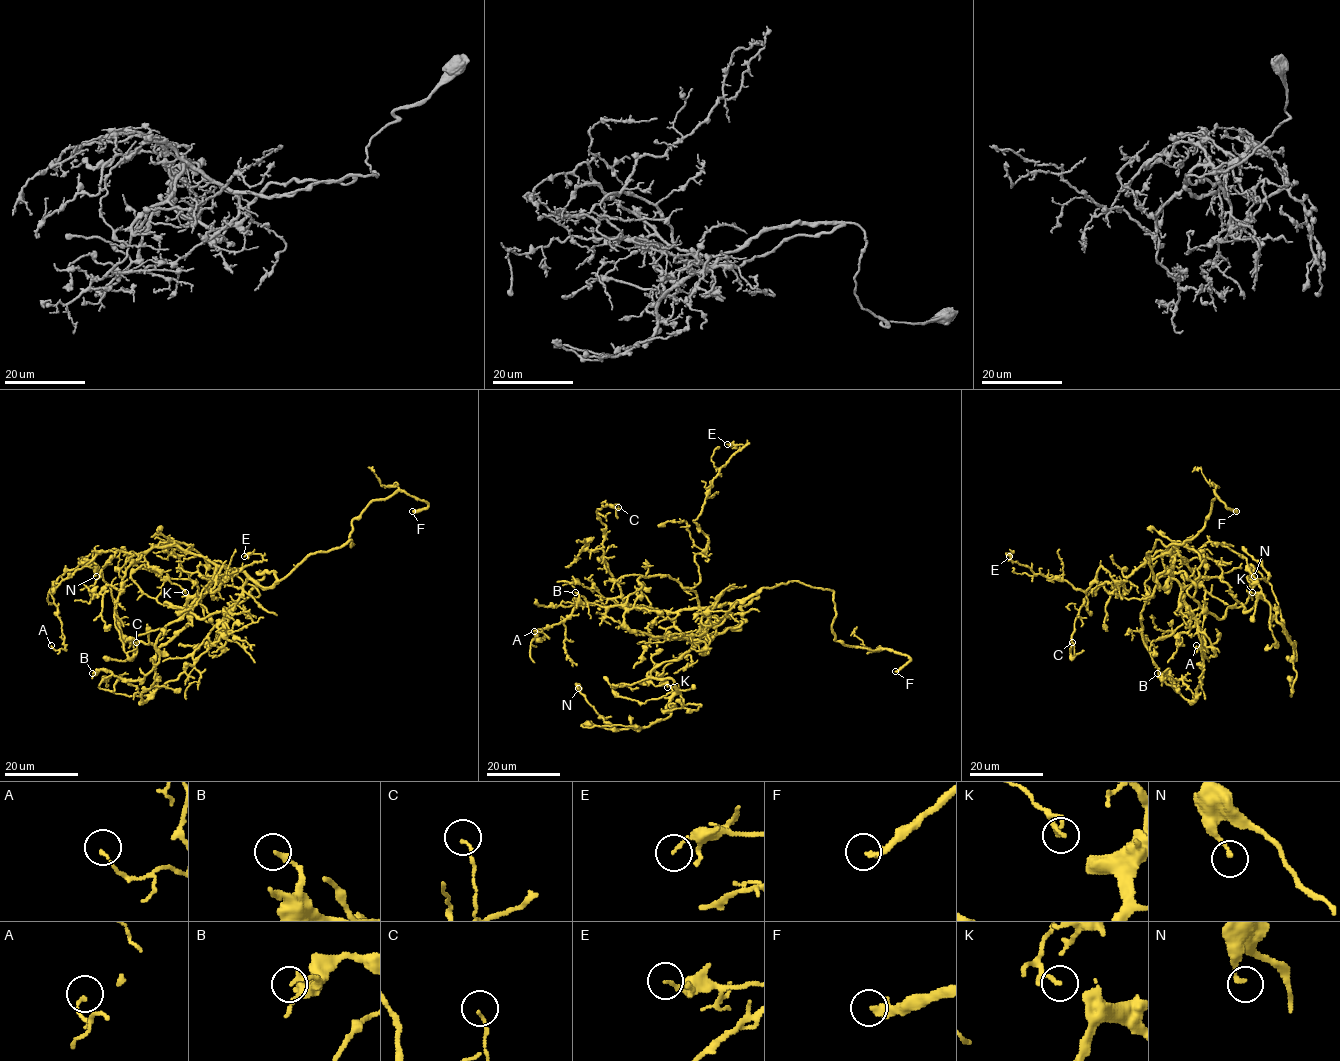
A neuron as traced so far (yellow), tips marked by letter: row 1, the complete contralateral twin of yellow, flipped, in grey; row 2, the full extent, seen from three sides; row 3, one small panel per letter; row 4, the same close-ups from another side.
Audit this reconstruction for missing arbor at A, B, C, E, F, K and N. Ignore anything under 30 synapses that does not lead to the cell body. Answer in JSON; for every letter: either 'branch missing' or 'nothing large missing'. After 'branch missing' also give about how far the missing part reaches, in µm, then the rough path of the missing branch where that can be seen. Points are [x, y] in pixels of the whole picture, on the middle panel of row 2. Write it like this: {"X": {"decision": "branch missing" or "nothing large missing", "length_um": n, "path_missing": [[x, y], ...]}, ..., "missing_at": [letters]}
{"A": {"decision": "nothing large missing"}, "B": {"decision": "nothing large missing"}, "C": {"decision": "nothing large missing"}, "E": {"decision": "nothing large missing"}, "F": {"decision": "branch missing", "length_um": 8, "path_missing": [[895, 671], [879, 673]]}, "K": {"decision": "nothing large missing"}, "N": {"decision": "nothing large missing"}, "missing_at": ["F"]}

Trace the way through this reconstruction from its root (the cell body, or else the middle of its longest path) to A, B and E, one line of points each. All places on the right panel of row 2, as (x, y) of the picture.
A: (1186, 604), (1169, 575), (1175, 545), (1162, 554), (1167, 549), (1184, 562), (1205, 589), (1203, 647), (1196, 645)
B: (1186, 604), (1169, 575), (1172, 566), (1141, 612), (1143, 642), (1158, 671), (1172, 679), (1168, 669), (1157, 673)
E: (1186, 604), (1169, 575), (1172, 566), (1150, 596), (1127, 599), (1102, 566), (1082, 592), (1009, 556)

